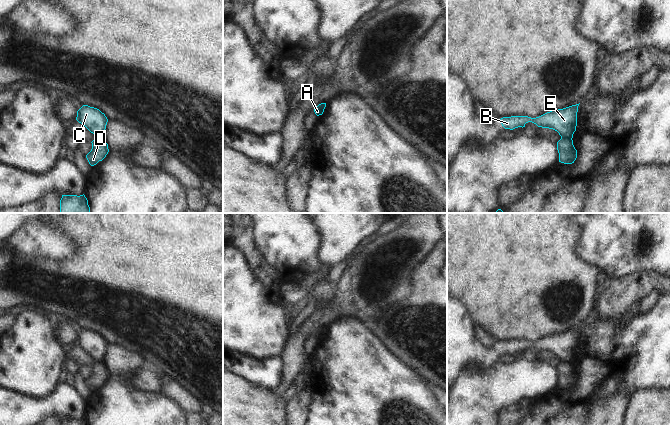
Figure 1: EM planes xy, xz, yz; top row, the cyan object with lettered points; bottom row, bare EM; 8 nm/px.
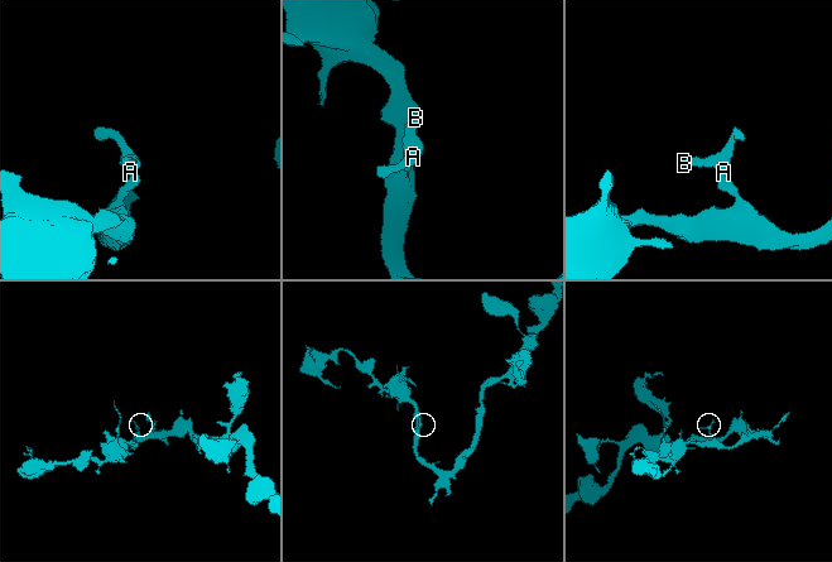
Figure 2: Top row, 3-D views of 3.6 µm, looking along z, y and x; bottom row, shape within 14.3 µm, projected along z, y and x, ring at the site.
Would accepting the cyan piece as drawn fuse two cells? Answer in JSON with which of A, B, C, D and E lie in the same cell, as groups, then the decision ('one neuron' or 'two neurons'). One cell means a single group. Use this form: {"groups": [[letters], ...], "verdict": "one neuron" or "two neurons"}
{"groups": [["A", "B", "C", "E"], ["D"]], "verdict": "two neurons"}

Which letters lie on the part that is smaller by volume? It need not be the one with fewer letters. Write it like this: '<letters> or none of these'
A, B, C, E

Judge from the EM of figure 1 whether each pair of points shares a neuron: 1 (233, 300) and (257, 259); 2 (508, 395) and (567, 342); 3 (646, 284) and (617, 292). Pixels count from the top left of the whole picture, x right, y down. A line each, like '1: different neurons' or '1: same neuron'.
1: different neurons
2: different neurons
3: same neuron

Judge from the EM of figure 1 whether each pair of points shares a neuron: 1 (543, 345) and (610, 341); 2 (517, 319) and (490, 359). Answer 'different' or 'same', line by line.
1: different
2: different

